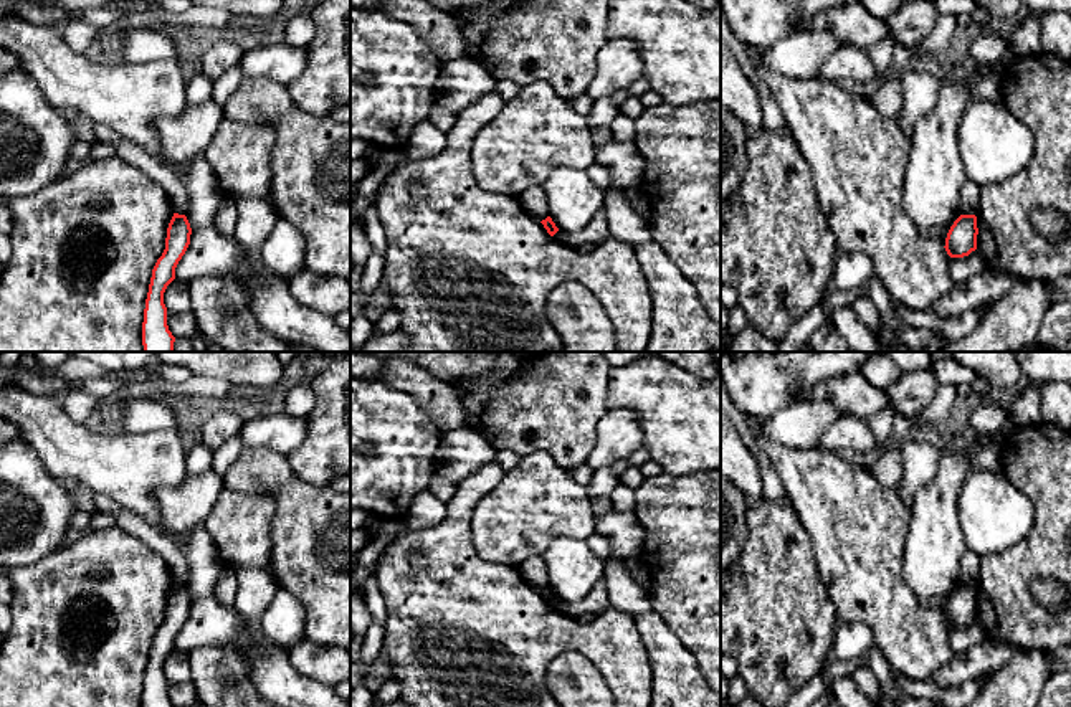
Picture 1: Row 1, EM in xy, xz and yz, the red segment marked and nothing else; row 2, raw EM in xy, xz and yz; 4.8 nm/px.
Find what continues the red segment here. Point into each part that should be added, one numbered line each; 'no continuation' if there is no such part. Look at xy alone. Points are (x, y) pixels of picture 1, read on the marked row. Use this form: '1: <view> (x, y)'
no continuation

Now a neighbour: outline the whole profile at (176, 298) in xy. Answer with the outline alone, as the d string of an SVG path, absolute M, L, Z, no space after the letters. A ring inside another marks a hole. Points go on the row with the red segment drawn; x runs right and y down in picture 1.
M174 279L164 292L164 304L169 312L190 312L192 301L188 294L188 282Z

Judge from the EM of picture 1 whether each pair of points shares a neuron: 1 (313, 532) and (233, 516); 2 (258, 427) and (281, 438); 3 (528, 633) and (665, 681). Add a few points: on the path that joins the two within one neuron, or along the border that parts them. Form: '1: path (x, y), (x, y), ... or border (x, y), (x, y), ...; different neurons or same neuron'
1: border (247, 493), (268, 493), (276, 499), (270, 564); different neurons
2: path (263, 428), (276, 433); same neuron
3: border (642, 638), (650, 663), (652, 689); different neurons

